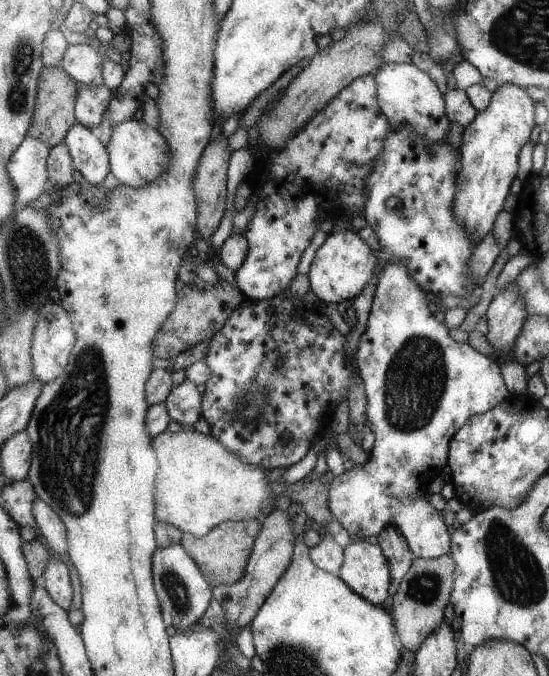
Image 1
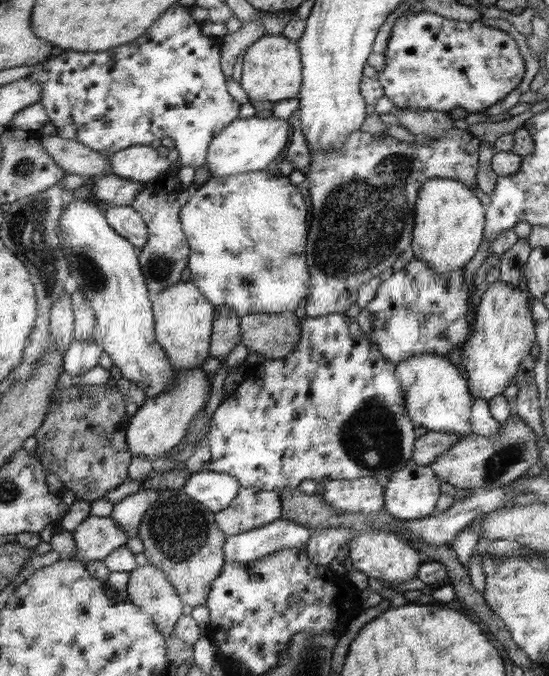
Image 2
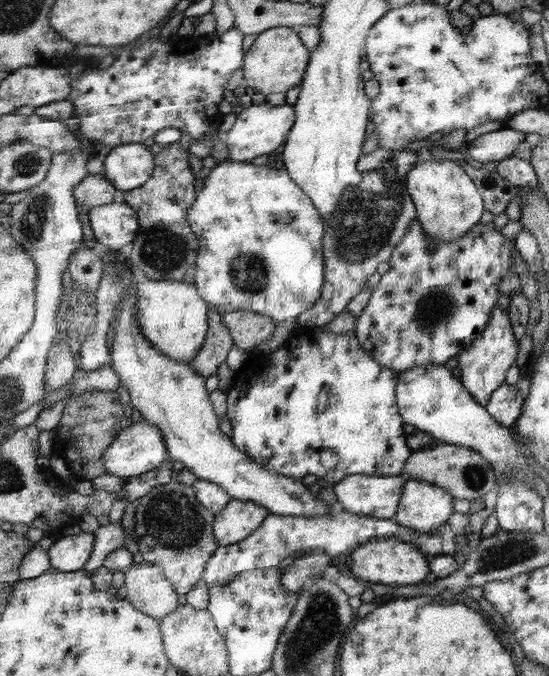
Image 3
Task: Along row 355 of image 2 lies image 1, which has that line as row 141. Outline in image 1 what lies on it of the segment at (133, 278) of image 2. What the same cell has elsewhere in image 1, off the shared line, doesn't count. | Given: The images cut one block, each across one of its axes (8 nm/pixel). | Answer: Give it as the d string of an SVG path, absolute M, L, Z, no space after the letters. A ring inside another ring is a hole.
M132 118L112 126L112 135L106 148L110 170L122 184L142 188L154 182L156 178L168 174L168 166L171 165L171 148L167 138L160 130L143 121Z

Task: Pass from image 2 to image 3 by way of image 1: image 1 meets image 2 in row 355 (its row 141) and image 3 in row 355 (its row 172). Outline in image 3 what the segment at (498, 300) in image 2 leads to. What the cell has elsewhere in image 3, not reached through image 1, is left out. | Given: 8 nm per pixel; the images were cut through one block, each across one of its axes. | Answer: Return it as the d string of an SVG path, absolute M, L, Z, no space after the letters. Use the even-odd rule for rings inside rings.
M495 306L491 313L490 324L483 330L480 338L472 342L468 349L463 350L458 358L458 376L462 378L466 389L484 406L491 400L491 394L504 384L504 374L510 366L516 362L516 352L518 352L518 343L514 340L512 323L508 313L500 306Z

